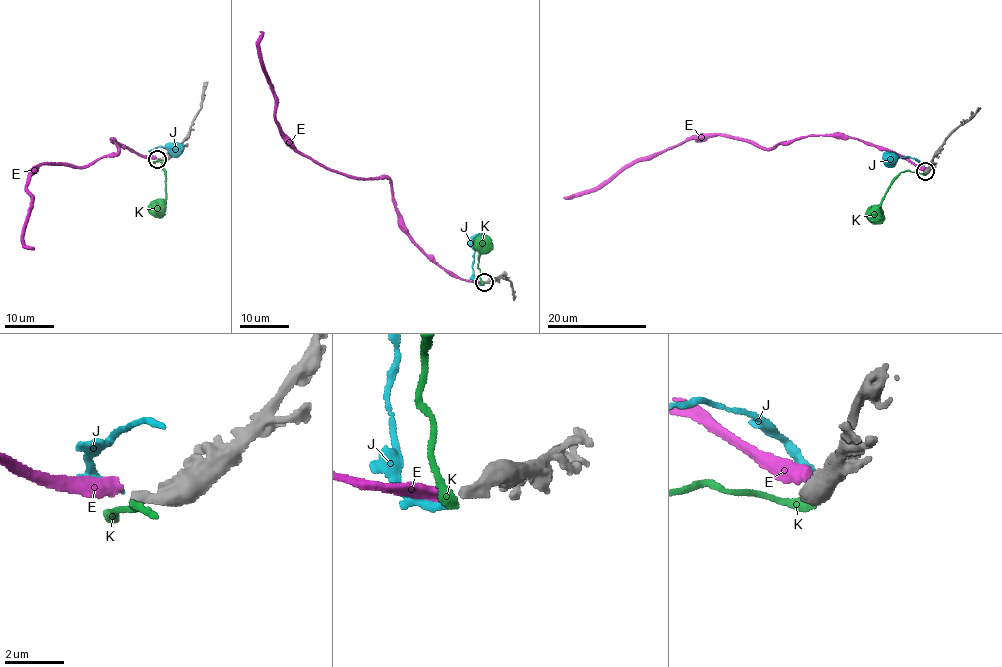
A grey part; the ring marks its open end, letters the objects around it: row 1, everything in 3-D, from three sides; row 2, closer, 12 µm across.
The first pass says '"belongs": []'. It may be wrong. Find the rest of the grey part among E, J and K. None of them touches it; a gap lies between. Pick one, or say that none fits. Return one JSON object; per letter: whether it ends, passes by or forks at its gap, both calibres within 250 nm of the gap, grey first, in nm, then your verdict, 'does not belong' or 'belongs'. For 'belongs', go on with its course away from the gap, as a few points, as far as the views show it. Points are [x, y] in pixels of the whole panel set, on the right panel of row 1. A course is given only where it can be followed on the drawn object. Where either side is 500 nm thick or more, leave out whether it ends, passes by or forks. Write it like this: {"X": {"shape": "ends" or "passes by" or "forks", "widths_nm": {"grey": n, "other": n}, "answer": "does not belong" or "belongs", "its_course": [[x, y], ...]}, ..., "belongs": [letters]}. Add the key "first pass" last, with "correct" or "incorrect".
{"E": {"shape": "ends", "widths_nm": {"grey": 380, "other": 400}, "answer": "does not belong"}, "J": {"shape": "ends", "widths_nm": {"grey": 380, "other": 240}, "answer": "does not belong"}, "K": {"shape": "ends", "widths_nm": {"grey": 380, "other": 380}, "answer": "does not belong"}, "belongs": [], "first pass": "correct"}

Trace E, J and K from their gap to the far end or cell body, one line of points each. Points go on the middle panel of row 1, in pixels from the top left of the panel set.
E: (482, 283), (449, 273), (415, 242), (386, 177), (351, 178), (295, 147), (276, 119), (259, 31)
J: (483, 284), (475, 281), (472, 268), (476, 240), (483, 233)
K: (482, 283), (478, 261), (488, 244), (483, 243)

